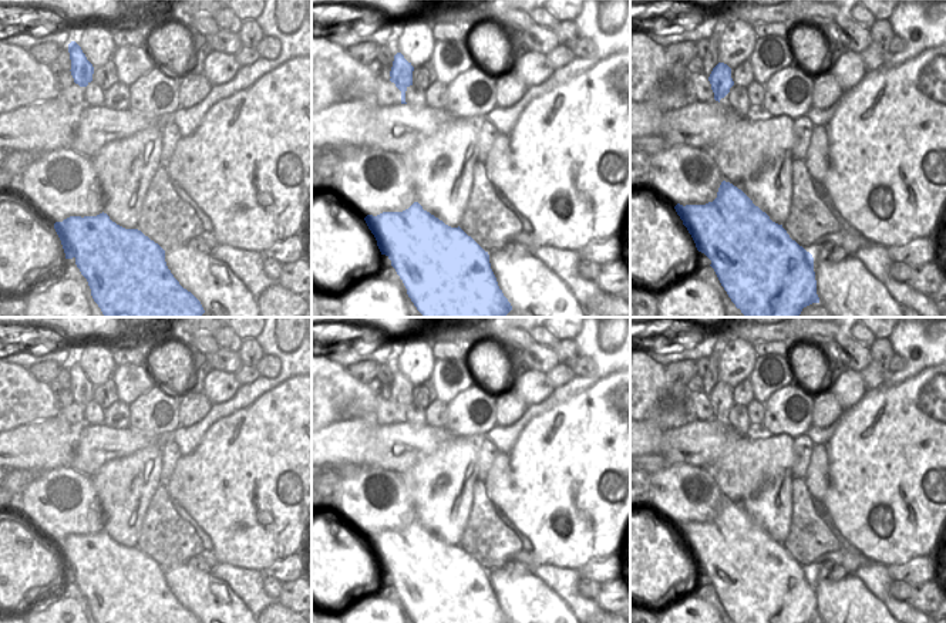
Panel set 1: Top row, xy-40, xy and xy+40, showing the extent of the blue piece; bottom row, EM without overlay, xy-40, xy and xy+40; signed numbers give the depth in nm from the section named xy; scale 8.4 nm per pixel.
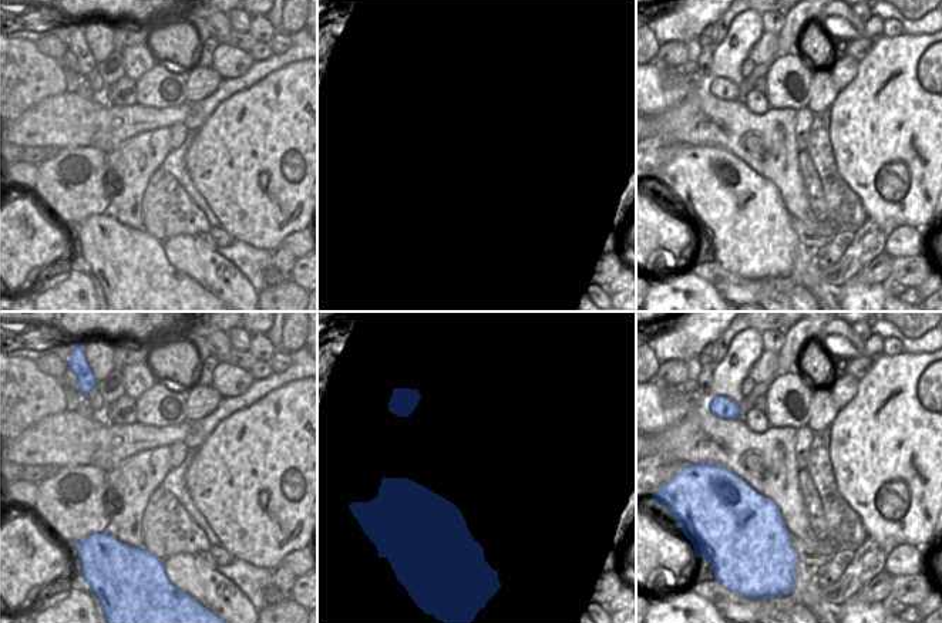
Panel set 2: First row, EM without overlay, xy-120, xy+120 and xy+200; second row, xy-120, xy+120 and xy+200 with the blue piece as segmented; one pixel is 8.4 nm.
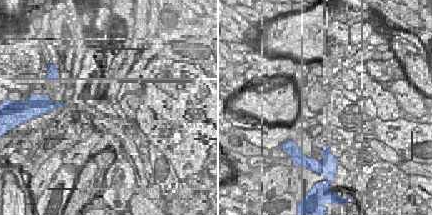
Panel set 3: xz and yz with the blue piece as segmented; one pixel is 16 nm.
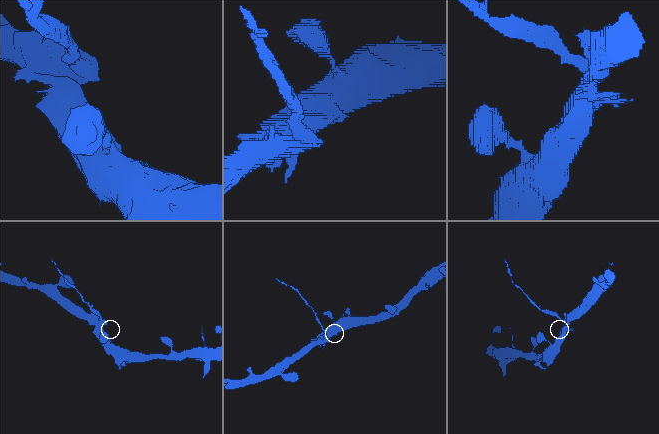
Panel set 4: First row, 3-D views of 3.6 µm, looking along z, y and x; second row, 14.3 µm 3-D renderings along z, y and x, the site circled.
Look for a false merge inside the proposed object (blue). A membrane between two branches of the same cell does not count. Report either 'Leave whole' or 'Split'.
Split.

